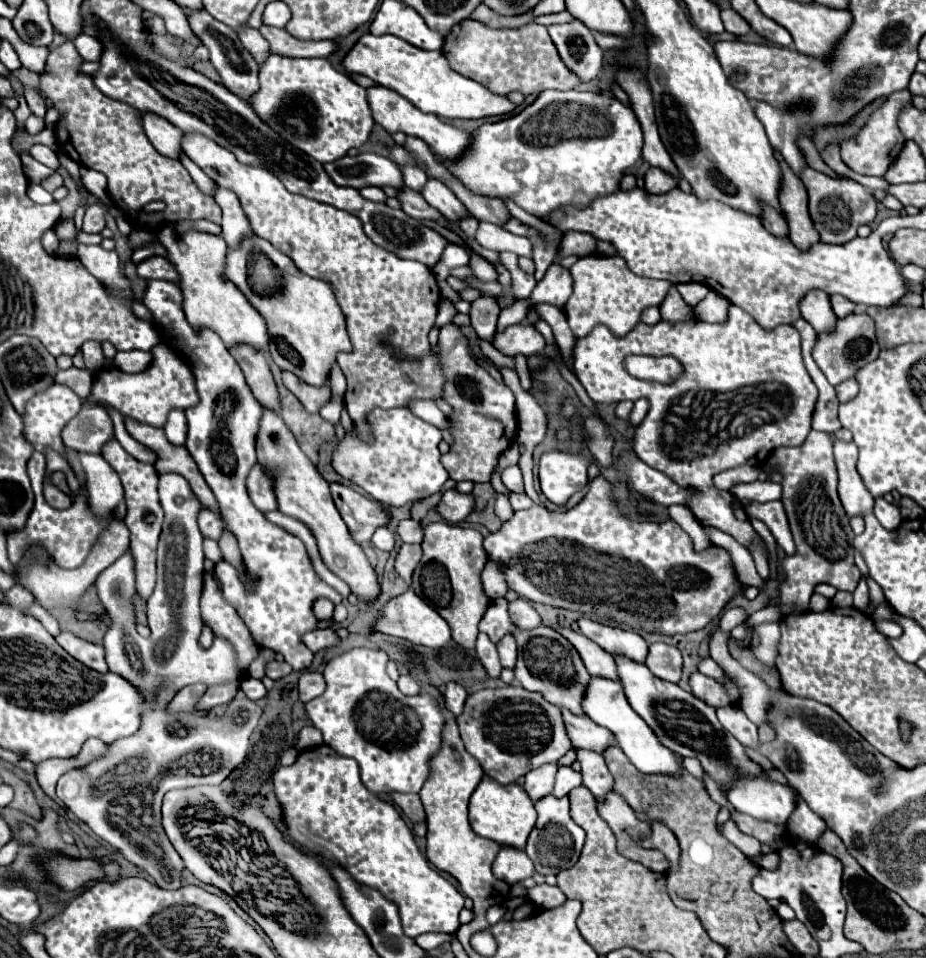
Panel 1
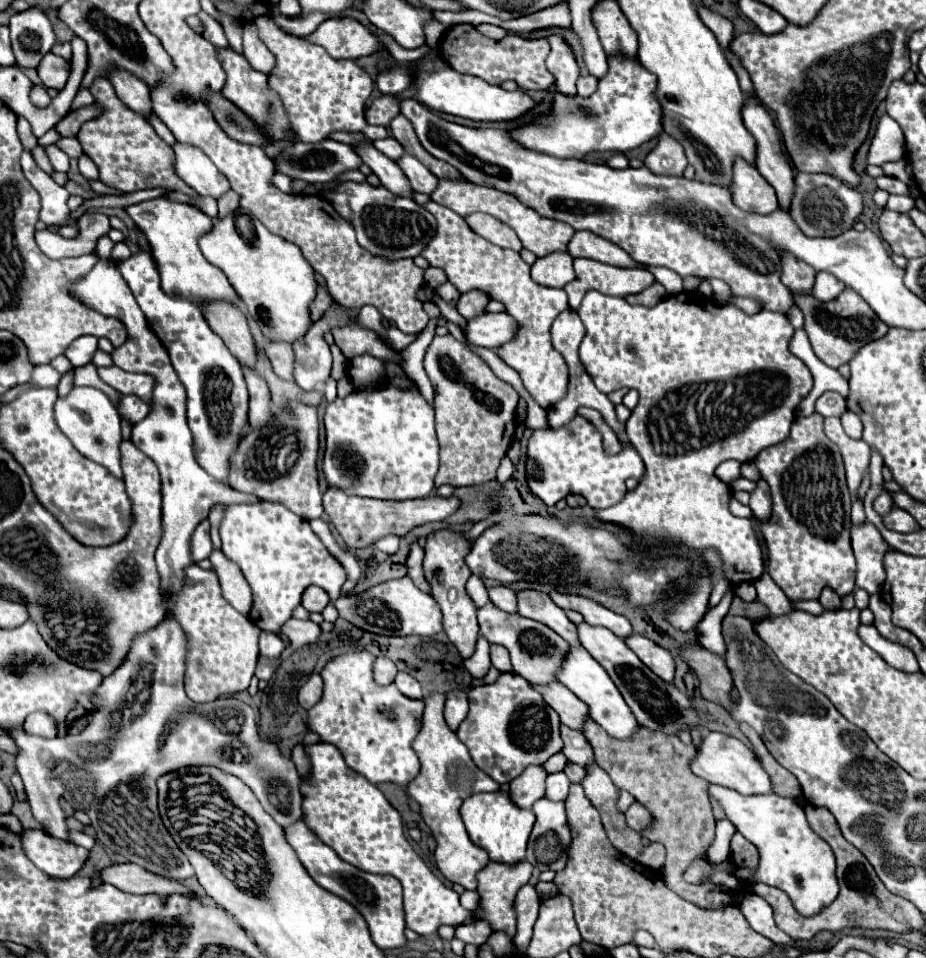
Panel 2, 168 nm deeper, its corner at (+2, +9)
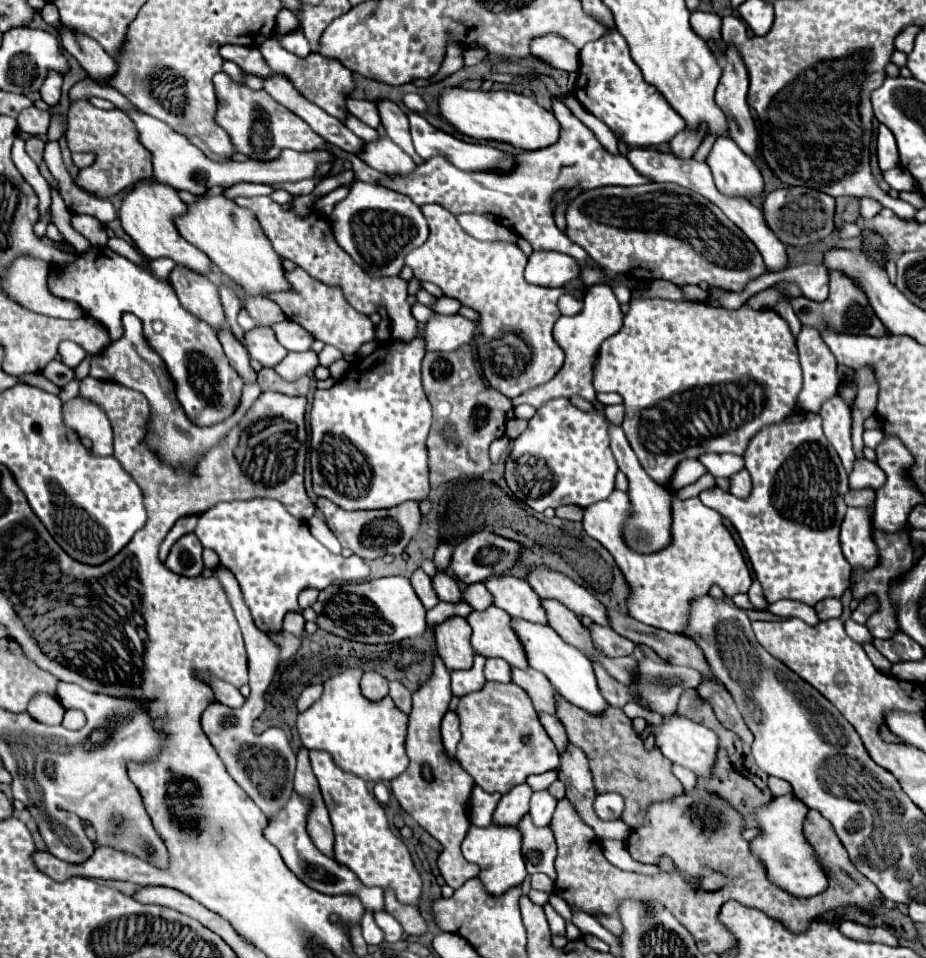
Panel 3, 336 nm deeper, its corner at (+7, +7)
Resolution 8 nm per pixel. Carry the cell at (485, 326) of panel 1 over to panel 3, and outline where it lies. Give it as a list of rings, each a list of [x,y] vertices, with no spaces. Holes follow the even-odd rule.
[[[441,297],[435,305],[435,313],[439,315],[457,315],[461,309],[461,303],[457,299],[451,299],[451,297]]]

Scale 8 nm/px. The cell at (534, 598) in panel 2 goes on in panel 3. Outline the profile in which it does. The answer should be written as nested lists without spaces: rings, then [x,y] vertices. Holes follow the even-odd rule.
[[[503,575],[503,577],[487,579],[485,585],[491,591],[495,605],[507,611],[513,619],[527,619],[541,625],[549,623],[547,611],[543,609],[539,595],[535,595],[533,587],[527,581],[515,579],[511,575]]]

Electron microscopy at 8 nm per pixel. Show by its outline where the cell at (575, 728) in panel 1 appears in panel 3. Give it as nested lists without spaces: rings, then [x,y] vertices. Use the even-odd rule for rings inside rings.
[[[513,669],[513,681],[529,693],[537,713],[549,713],[549,715],[557,713],[555,689],[551,687],[551,683],[547,683],[543,673],[539,673],[535,669],[527,669],[527,671]]]

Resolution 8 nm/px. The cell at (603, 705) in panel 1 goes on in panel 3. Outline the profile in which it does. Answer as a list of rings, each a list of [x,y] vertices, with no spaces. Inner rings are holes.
[[[513,619],[513,629],[519,635],[521,643],[525,645],[525,653],[527,653],[529,665],[533,669],[541,671],[551,681],[551,685],[555,687],[555,691],[561,697],[565,697],[569,703],[585,709],[591,715],[603,715],[609,709],[609,703],[605,701],[605,697],[601,695],[601,689],[597,685],[593,665],[591,665],[591,661],[581,651],[577,651],[569,643],[565,643],[547,625],[539,625],[539,623],[523,621],[523,619]]]

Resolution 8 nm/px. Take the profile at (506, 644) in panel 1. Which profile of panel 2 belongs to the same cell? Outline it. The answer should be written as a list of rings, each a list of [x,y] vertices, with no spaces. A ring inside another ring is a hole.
[[[492,645],[490,647],[490,659],[492,659],[492,665],[500,671],[500,673],[508,673],[512,671],[512,663],[510,663],[510,657],[508,657],[508,651],[500,645]]]

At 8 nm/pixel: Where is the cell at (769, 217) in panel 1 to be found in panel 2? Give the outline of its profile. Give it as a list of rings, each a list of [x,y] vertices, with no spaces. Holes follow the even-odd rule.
[[[736,157],[732,169],[732,185],[728,185],[736,207],[748,213],[768,215],[778,209],[778,199],[772,185],[758,173],[754,165],[748,165],[742,157]]]

